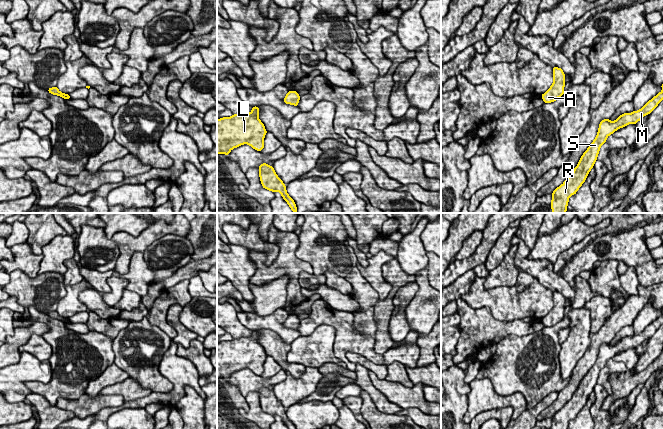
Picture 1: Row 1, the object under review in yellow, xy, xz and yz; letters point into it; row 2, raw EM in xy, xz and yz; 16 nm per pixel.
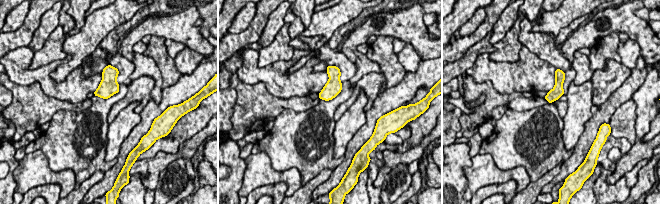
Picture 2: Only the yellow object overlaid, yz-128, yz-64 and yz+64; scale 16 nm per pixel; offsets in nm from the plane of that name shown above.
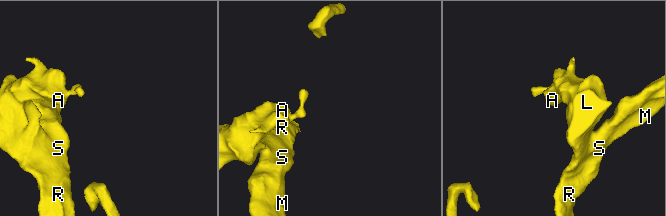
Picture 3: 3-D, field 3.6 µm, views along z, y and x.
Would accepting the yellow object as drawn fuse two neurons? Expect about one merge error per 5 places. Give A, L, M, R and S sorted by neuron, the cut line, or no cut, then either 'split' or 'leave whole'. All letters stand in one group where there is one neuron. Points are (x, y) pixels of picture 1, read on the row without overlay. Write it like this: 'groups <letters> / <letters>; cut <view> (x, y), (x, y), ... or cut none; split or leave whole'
groups A L M R S; cut none; leave whole

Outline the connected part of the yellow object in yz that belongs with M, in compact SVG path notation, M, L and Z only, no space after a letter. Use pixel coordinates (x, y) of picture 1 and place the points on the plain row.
M663 308L661 311L662 315L648 325L640 334L634 334L632 337L624 337L615 345L604 343L600 346L596 362L584 376L572 398L562 409L554 414L550 429L568 429L569 421L576 418L585 406L597 384L600 371L606 366L607 361L628 348L636 348L645 339L650 338L663 324Z

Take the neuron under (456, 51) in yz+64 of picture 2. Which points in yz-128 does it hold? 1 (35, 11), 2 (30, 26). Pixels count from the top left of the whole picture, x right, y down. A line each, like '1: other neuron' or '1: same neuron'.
1: same neuron
2: same neuron

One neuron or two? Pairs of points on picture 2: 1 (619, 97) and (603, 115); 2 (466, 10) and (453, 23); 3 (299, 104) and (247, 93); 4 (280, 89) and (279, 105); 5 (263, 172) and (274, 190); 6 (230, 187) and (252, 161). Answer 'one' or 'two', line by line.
1: one
2: one
3: one
4: two
5: two
6: two

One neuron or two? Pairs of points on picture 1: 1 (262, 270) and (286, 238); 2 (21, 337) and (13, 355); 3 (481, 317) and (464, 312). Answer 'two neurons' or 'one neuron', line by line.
1: one neuron
2: one neuron
3: one neuron

